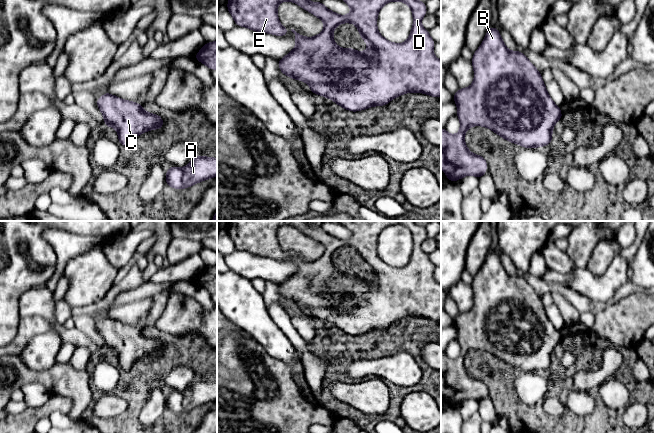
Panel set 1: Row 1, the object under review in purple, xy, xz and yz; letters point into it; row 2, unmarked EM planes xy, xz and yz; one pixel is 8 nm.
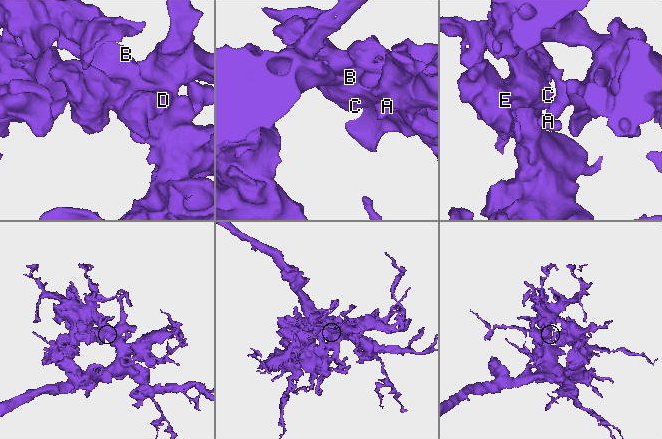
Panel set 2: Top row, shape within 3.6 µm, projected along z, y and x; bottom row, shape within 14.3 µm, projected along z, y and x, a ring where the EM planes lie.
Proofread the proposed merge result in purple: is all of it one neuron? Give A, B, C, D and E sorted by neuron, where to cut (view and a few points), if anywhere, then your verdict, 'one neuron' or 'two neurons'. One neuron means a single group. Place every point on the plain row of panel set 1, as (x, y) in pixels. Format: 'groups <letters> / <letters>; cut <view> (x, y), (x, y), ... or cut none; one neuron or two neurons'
groups A B C D E; cut none; one neuron

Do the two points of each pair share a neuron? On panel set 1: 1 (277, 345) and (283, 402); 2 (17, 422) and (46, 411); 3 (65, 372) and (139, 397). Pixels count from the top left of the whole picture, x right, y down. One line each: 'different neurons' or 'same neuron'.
1: different neurons
2: same neuron
3: different neurons

